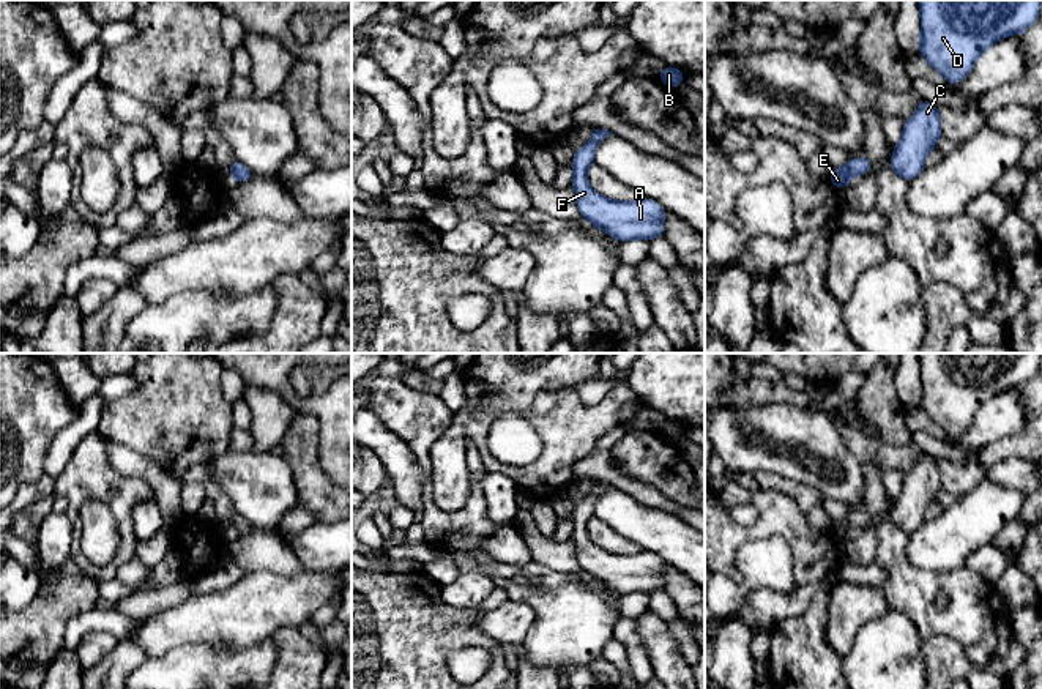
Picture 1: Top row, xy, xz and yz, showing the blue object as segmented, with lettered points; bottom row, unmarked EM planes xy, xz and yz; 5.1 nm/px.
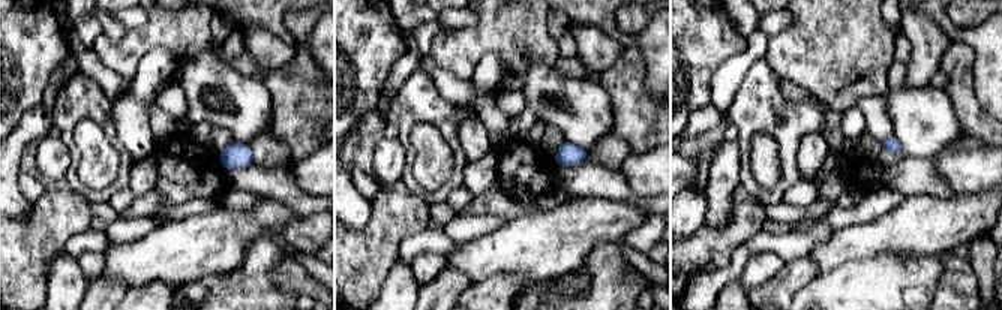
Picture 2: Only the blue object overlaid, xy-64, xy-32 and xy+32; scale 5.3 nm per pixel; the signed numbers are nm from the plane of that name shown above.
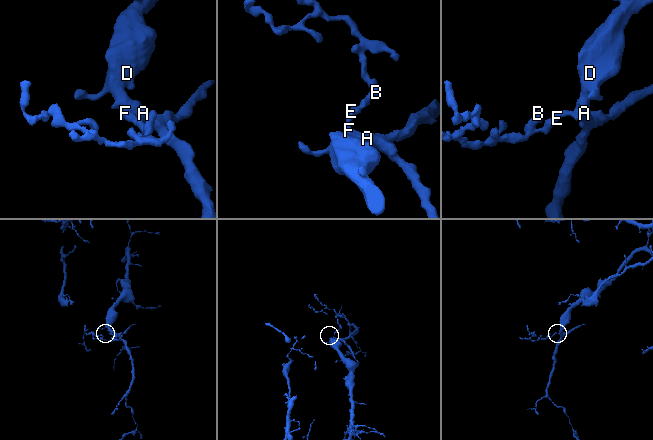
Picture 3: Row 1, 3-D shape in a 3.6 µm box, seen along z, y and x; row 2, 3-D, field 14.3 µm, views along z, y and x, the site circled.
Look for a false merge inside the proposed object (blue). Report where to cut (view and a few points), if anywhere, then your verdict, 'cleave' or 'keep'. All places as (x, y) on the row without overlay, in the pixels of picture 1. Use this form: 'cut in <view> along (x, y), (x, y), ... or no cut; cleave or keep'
no cut; keep

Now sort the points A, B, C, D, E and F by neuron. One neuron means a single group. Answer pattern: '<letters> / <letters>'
A B C D E F

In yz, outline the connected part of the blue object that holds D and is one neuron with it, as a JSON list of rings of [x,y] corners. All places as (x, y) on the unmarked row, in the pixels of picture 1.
[[[917,353],[919,407],[951,438],[962,435],[998,393],[1026,385],[1042,353]]]

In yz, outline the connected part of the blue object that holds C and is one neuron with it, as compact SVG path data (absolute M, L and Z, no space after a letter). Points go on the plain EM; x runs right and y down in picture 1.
M922 453L903 478L899 498L891 511L891 522L908 536L925 522L925 511L943 489L941 471L935 456Z

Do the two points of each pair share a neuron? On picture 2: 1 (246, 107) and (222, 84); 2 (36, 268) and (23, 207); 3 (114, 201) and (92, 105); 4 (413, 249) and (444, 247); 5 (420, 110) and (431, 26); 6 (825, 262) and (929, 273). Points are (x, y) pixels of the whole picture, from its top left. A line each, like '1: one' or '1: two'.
1: one
2: two
3: two
4: one
5: two
6: two

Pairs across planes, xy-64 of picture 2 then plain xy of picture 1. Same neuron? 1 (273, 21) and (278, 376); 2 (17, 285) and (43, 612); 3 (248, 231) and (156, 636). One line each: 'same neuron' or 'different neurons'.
1: same neuron
2: same neuron
3: same neuron

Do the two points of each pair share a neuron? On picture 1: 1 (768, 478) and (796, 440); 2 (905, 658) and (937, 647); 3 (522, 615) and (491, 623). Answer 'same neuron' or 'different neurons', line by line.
1: different neurons
2: different neurons
3: same neuron

